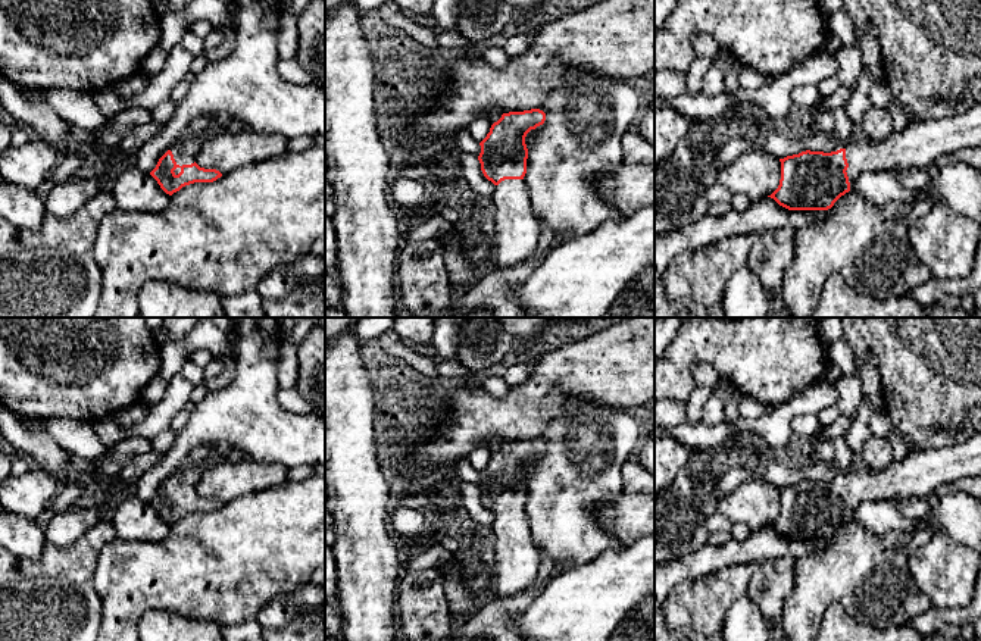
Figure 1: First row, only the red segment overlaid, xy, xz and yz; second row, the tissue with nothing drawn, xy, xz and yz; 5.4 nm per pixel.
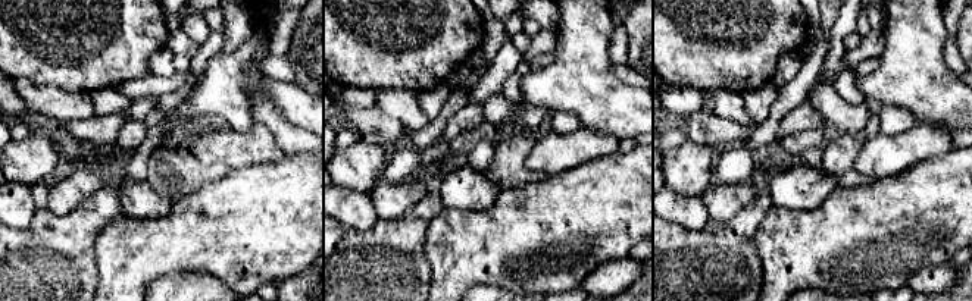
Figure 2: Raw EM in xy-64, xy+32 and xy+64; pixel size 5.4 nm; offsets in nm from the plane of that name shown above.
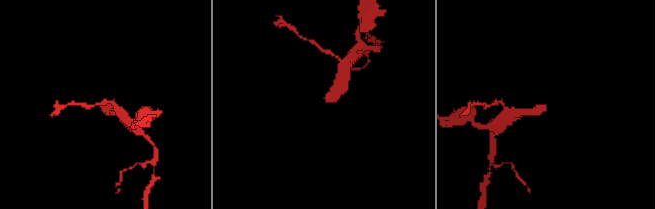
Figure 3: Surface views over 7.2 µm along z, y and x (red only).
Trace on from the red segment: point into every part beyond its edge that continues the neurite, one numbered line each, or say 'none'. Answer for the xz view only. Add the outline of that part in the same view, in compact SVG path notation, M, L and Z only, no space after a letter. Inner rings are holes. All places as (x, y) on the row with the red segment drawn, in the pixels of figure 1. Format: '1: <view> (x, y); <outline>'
1: xz (514, 225); M504 179L494 185L487 222L493 238L488 269L506 271L527 262L538 244L540 218L532 210L525 179Z

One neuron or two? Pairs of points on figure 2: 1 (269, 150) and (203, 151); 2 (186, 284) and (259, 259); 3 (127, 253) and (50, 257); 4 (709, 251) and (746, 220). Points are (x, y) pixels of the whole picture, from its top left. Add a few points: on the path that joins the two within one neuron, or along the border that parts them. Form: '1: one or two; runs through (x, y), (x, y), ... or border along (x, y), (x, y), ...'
1: one; runs through (253, 150), (219, 150)
2: two; border along (178, 270), (202, 269), (215, 275), (225, 285)
3: two; border along (109, 222), (97, 235), (94, 247), (97, 285)
4: one; runs through (718, 243), (733, 228), (737, 228)

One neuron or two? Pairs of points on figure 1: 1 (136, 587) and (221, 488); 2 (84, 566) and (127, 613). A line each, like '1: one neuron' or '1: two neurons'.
1: two neurons
2: two neurons

